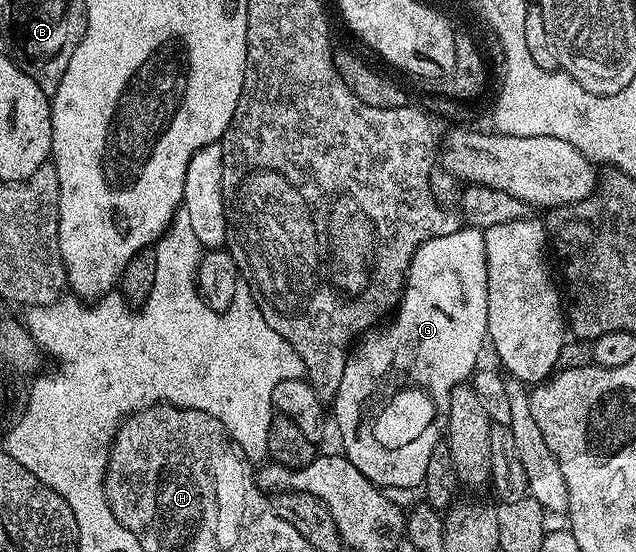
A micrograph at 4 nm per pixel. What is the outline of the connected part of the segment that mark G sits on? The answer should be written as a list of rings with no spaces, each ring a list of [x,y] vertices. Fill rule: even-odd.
[[[464,226],[453,234],[426,240],[413,254],[403,296],[391,318],[388,324],[383,322],[364,332],[352,347],[333,401],[335,424],[343,439],[342,454],[372,483],[383,490],[418,489],[425,478],[425,466],[429,466],[429,454],[433,454],[433,446],[440,444],[447,431],[451,392],[476,371],[483,344],[485,348],[488,343],[483,232]]]

